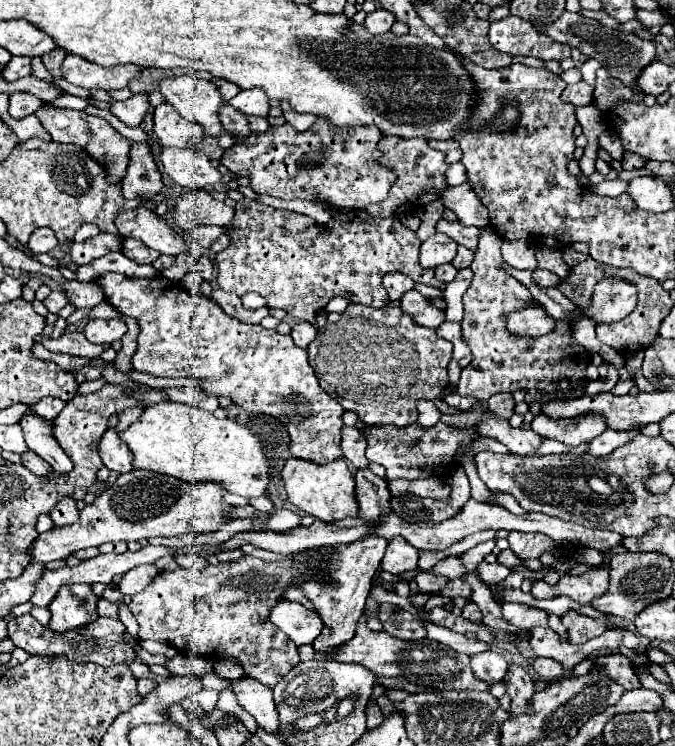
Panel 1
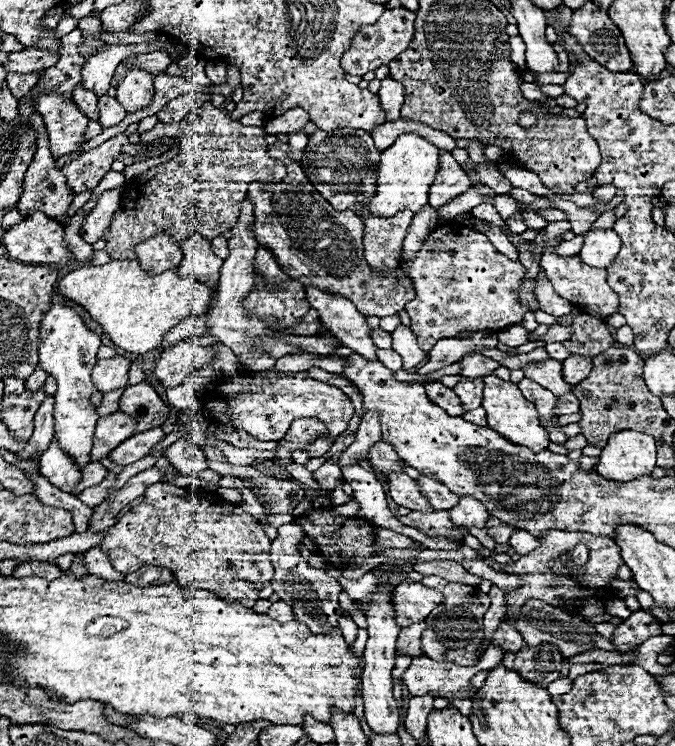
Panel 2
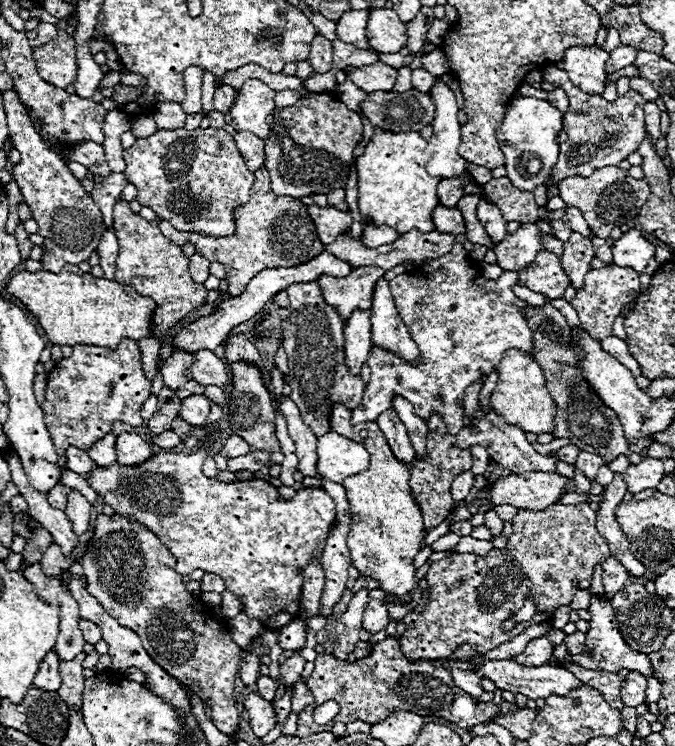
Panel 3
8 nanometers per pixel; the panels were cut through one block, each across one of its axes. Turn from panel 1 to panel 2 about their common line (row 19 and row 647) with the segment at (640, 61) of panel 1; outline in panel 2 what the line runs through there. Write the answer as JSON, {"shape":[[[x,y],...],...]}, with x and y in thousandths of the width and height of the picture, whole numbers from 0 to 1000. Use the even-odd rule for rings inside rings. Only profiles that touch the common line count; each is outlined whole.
{"shape":[[[785,804],[773,812],[767,828],[756,828],[753,836],[759,836],[776,855],[776,861],[782,866],[797,866],[800,861],[818,861],[830,869],[830,874],[836,877],[836,882],[847,882],[853,877],[862,874],[874,874],[874,847],[883,847],[880,839],[874,834],[868,834],[865,828],[856,826],[841,826],[839,818],[812,812],[809,807],[797,807],[797,804]]]}

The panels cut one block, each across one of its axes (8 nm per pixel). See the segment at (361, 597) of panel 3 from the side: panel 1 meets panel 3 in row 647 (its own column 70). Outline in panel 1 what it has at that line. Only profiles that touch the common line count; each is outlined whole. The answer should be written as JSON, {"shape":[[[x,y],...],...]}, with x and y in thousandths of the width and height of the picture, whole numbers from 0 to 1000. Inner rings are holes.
{"shape":[[[121,445],[92,448],[83,456],[80,453],[65,453],[62,461],[74,472],[92,472],[92,475],[104,475],[104,477],[121,477],[121,480],[130,480],[130,483],[145,480],[157,469],[148,461],[133,461]]]}

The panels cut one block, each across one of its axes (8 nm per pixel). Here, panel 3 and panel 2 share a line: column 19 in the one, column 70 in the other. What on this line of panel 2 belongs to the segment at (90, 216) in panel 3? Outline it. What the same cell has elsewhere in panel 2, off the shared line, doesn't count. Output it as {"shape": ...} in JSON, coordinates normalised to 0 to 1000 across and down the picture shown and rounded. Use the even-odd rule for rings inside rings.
{"shape":[[[59,123],[53,134],[53,150],[65,155],[80,212],[89,212],[127,190],[124,177],[130,161],[113,145],[107,131],[98,131],[86,123]],[[181,177],[157,188],[154,193],[136,198],[133,204],[116,209],[113,214],[107,214],[92,228],[92,233],[101,239],[101,249],[110,255],[110,260],[145,249],[151,236],[163,228],[163,220],[172,214],[172,206],[178,206],[178,196],[184,193],[190,193],[190,182]]]}

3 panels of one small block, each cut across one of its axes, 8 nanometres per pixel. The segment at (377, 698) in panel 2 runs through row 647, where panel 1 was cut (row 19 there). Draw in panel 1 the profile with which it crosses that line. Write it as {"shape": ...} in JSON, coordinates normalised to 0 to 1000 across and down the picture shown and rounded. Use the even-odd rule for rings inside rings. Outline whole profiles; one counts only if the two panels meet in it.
{"shape":[[[560,11],[560,13],[554,13],[551,19],[542,21],[539,35],[548,46],[572,46],[581,38],[584,29],[587,29],[587,24],[581,21],[581,16],[575,16],[569,11]]]}

